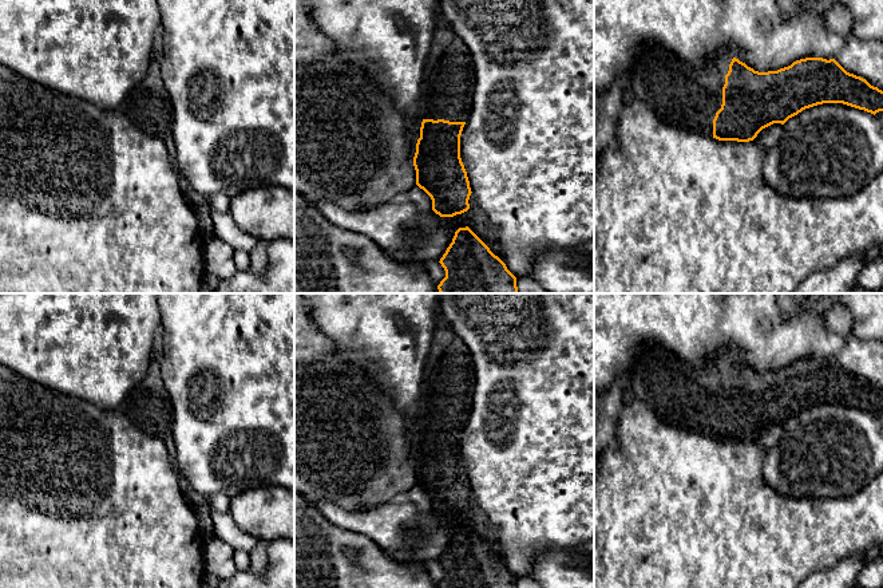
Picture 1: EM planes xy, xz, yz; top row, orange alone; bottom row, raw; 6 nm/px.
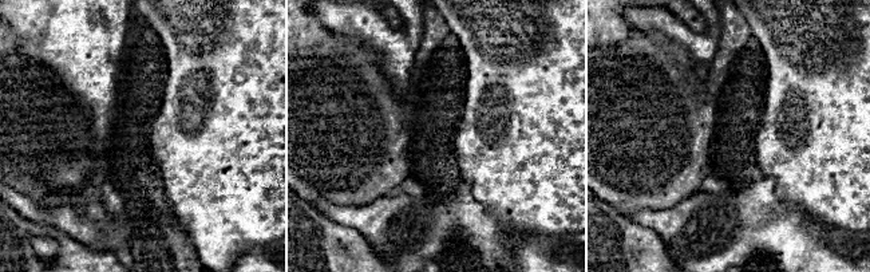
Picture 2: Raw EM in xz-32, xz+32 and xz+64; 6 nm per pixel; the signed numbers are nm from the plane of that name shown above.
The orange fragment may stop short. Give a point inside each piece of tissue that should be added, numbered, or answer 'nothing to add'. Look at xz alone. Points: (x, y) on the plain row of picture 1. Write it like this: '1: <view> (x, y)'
1: xz (448, 389)

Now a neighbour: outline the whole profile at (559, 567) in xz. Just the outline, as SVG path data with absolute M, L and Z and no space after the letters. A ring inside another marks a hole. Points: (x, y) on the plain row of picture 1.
M594 540L574 548L545 549L535 556L531 579L542 588L594 588Z

